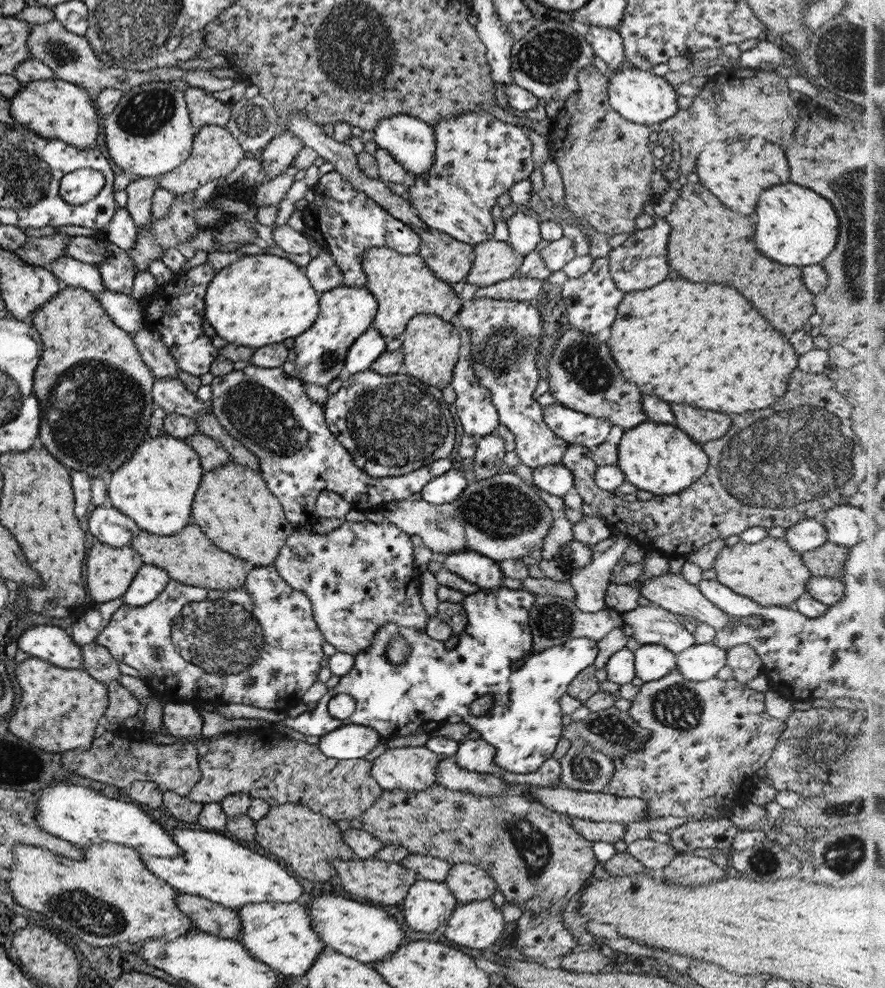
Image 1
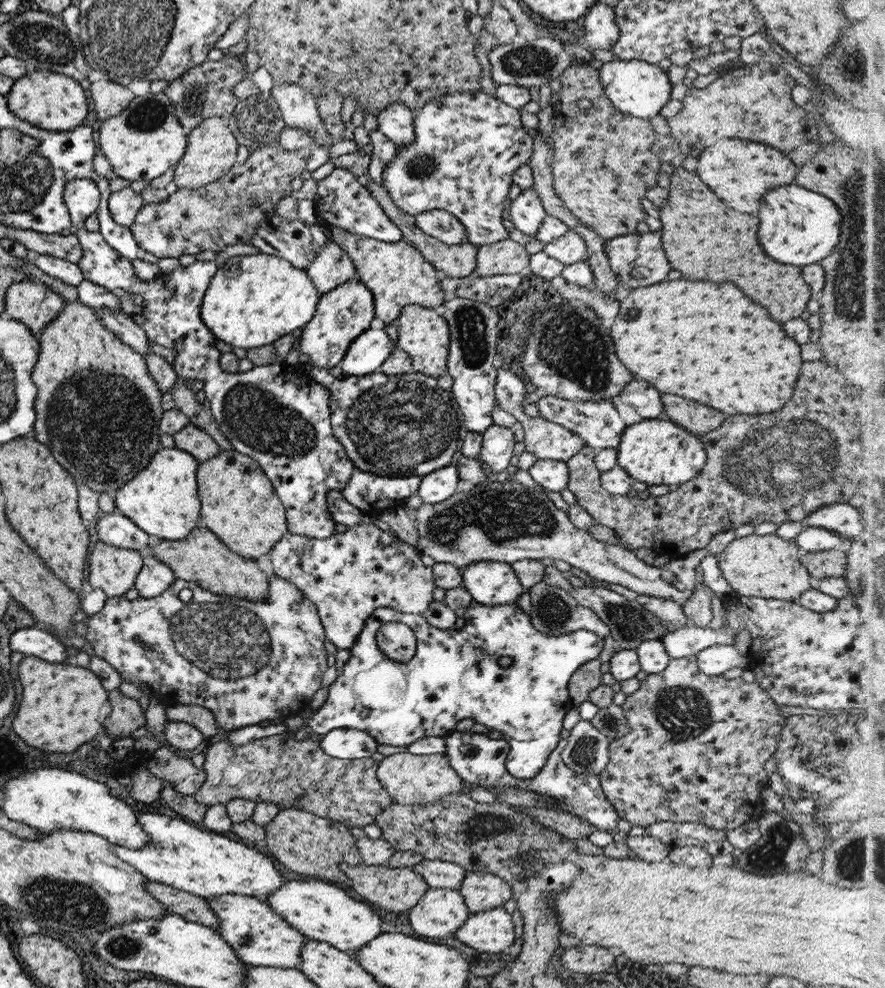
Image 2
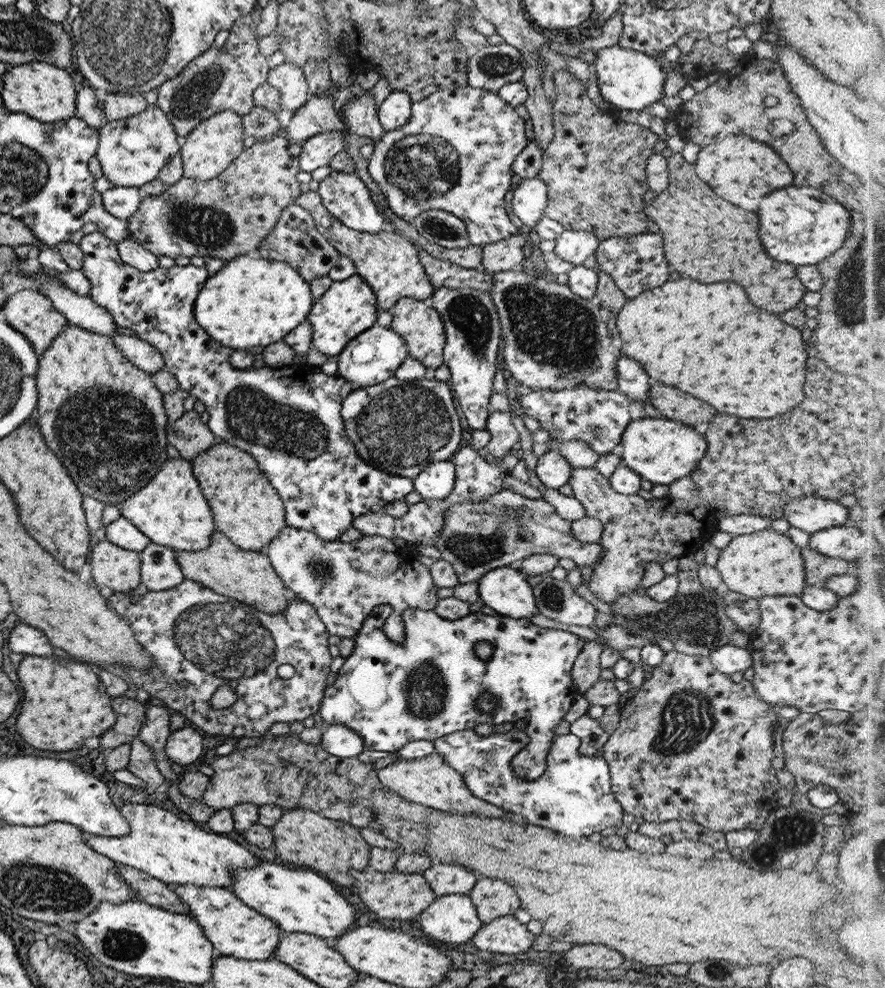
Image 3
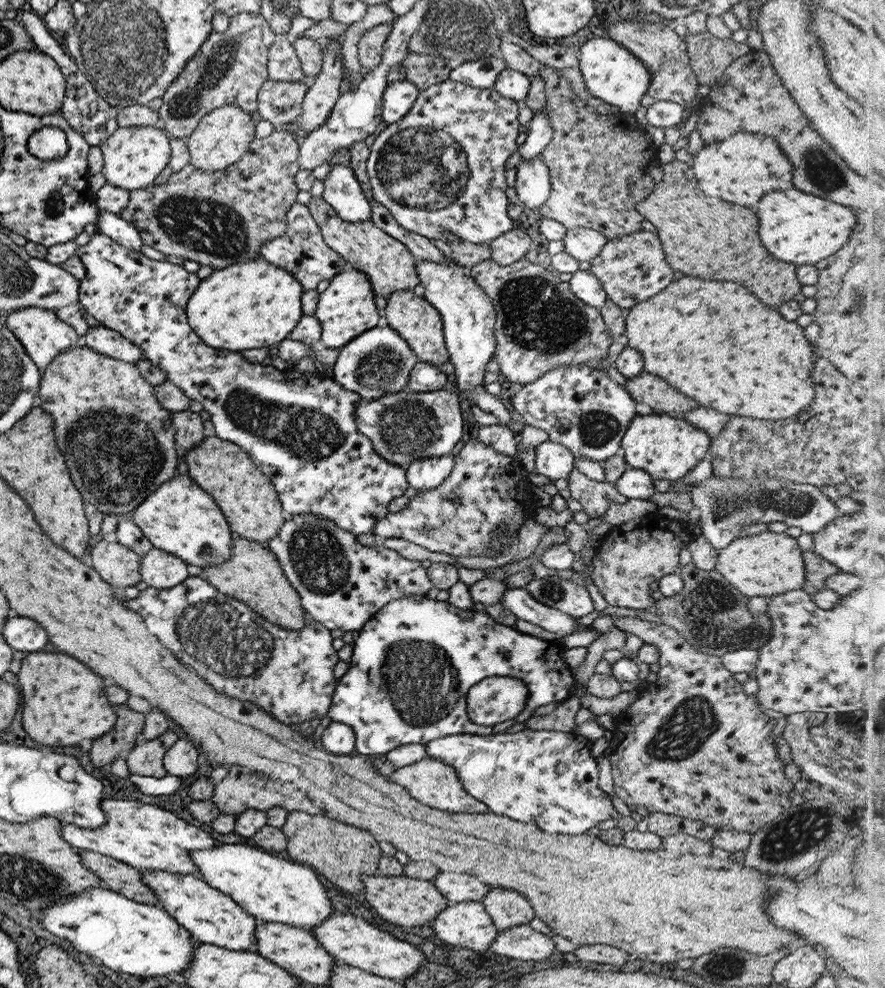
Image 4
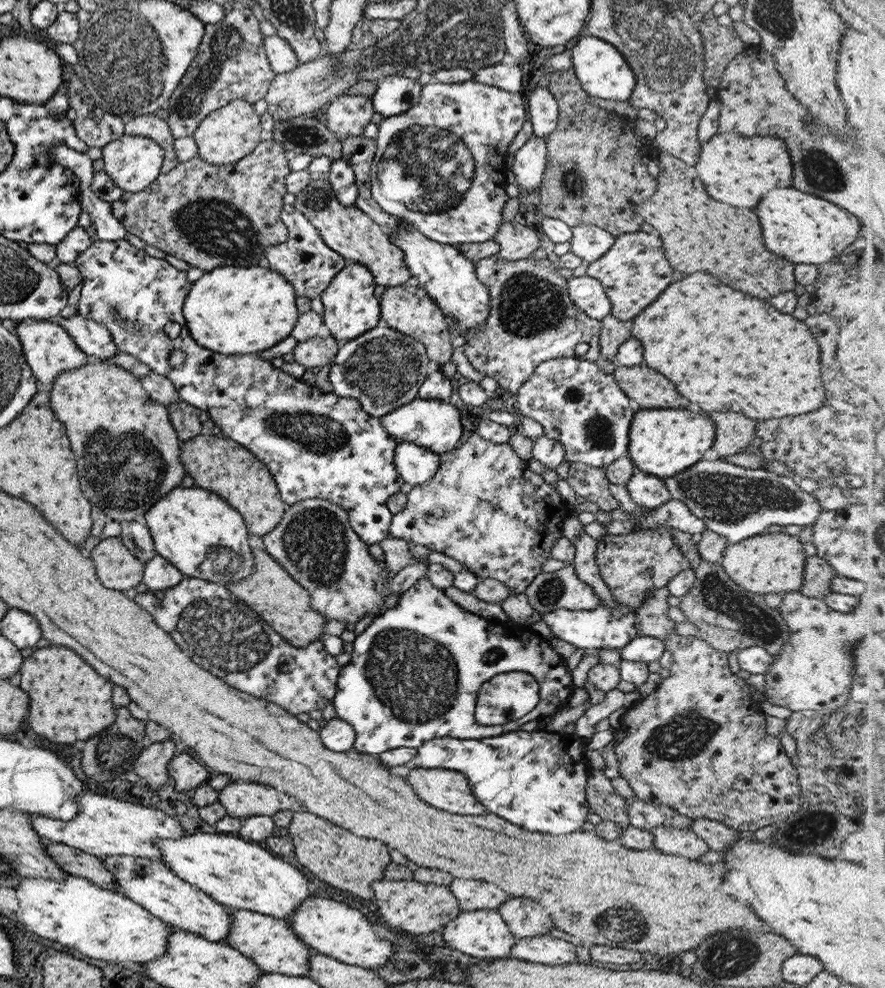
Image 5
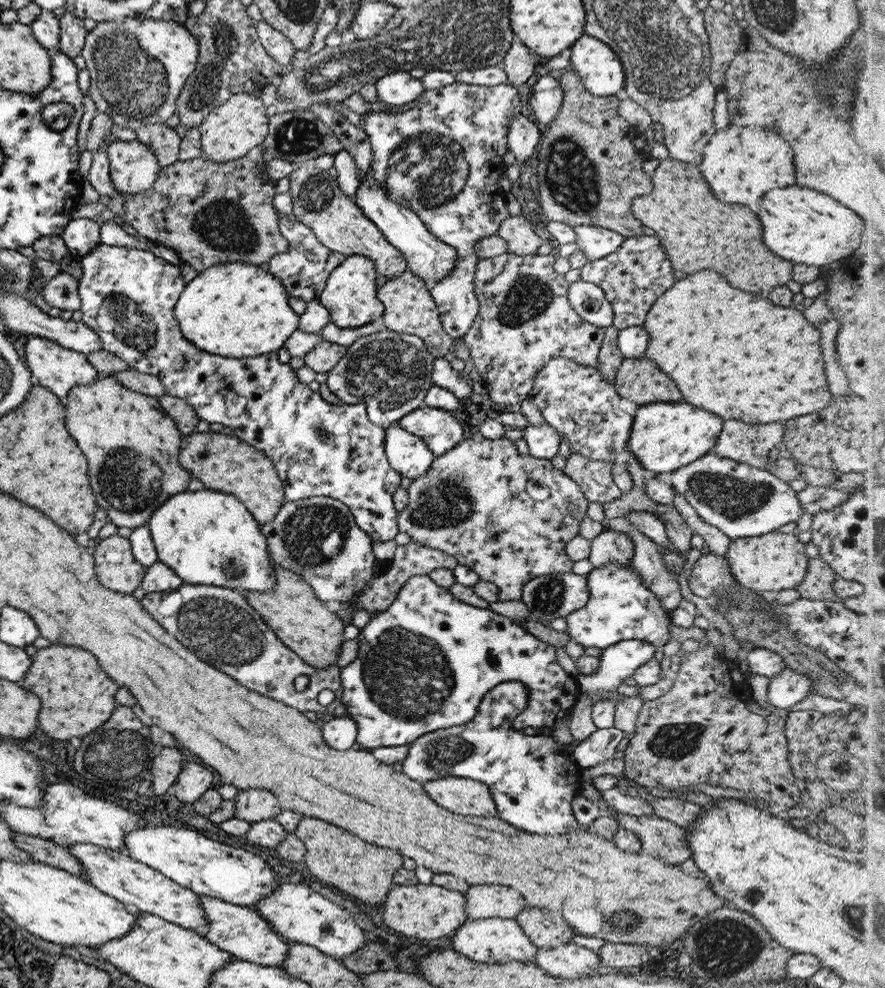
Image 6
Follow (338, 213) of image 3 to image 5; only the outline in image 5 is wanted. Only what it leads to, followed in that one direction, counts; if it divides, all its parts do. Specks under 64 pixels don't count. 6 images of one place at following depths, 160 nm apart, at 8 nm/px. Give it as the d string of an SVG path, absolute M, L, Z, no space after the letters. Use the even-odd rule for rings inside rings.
M343 159L332 160L326 179L339 204L352 207L357 198L353 169Z

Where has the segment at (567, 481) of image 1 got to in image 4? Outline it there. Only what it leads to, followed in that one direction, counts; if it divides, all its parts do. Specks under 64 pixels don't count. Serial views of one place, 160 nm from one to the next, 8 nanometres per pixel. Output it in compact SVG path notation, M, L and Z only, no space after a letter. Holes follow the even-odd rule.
M549 439L534 447L534 472L546 476L551 482L563 480L574 467L574 456L562 444L551 442Z

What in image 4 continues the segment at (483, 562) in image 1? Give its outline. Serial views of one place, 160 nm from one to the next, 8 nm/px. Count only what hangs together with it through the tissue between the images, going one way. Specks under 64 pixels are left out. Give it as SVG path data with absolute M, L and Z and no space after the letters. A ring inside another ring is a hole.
M506 588L499 603L514 614L515 618L555 634L570 635L584 629L577 625L576 618L533 600L524 588Z

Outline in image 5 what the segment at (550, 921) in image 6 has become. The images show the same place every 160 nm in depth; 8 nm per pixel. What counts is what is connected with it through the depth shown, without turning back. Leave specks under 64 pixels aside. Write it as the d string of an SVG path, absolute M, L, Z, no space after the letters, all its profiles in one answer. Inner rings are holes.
M507 898L496 911L515 939L547 935L553 927L547 912L527 898Z

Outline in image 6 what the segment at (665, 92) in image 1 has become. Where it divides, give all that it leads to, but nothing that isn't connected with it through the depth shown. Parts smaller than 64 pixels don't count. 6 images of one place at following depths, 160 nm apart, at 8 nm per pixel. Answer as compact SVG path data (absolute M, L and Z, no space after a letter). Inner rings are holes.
M583 33L567 52L569 66L575 71L582 85L597 96L621 95L624 86L624 72L619 59L613 51L600 40Z

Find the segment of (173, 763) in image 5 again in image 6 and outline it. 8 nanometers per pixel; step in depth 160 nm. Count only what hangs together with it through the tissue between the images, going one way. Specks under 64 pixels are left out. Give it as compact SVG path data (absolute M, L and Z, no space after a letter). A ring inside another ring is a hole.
M183 762L181 772L171 786L171 791L182 803L195 802L207 789L211 787L213 774L207 768L201 768L193 762Z

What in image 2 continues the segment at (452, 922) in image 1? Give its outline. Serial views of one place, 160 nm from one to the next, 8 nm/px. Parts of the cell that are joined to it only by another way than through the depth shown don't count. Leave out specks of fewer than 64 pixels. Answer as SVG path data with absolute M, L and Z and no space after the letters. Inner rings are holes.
M503 907L490 908L483 912L469 913L465 922L454 932L461 944L489 954L507 952L515 940L513 922Z

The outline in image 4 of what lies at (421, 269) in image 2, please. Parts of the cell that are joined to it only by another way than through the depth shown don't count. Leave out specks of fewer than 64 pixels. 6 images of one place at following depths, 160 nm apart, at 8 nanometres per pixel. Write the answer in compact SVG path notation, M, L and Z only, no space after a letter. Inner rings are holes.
M311 196L306 207L322 236L322 242L338 256L341 256L344 262L352 264L353 269L362 272L375 296L383 296L386 299L393 292L413 290L420 284L414 269L415 258L409 253L409 250L394 240L392 236L383 233L370 221L353 224L340 220L333 212L333 208L321 196Z

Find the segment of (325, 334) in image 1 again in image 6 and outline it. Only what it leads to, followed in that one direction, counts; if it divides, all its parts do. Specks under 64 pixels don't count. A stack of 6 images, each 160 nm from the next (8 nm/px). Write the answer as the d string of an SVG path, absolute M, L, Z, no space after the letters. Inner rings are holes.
M347 256L333 268L317 298L327 309L330 322L337 328L359 328L382 316L383 305L376 297L377 278L372 261L365 256Z

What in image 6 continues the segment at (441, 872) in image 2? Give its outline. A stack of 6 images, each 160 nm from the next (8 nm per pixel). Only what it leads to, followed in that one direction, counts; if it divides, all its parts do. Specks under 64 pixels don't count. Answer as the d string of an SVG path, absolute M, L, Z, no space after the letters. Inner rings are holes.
M471 886L462 893L465 897L467 920L487 918L514 919L527 904L525 898L505 886Z

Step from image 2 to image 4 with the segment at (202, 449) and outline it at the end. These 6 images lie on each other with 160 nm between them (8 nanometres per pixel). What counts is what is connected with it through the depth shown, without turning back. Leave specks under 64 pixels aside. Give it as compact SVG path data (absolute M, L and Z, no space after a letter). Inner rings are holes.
M189 410L172 413L174 443L185 451L197 446L204 438L202 421L199 415Z

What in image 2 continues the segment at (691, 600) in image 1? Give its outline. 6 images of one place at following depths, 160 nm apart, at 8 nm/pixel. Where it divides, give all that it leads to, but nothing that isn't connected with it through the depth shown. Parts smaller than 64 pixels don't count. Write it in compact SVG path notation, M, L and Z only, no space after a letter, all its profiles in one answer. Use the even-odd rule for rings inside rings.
M516 481L481 482L474 485L469 492L456 492L439 503L423 503L417 509L409 511L418 530L417 551L433 558L435 563L451 564L461 570L472 562L491 561L511 564L523 559L552 558L563 560L573 568L579 568L587 576L619 586L625 586L638 595L649 595L660 599L675 601L679 606L691 596L695 583L694 568L706 555L705 549L697 549L678 558L676 562L663 567L647 565L635 557L632 551L613 543L602 543L582 528L571 524L566 512L557 509L553 502L541 492L527 489Z

